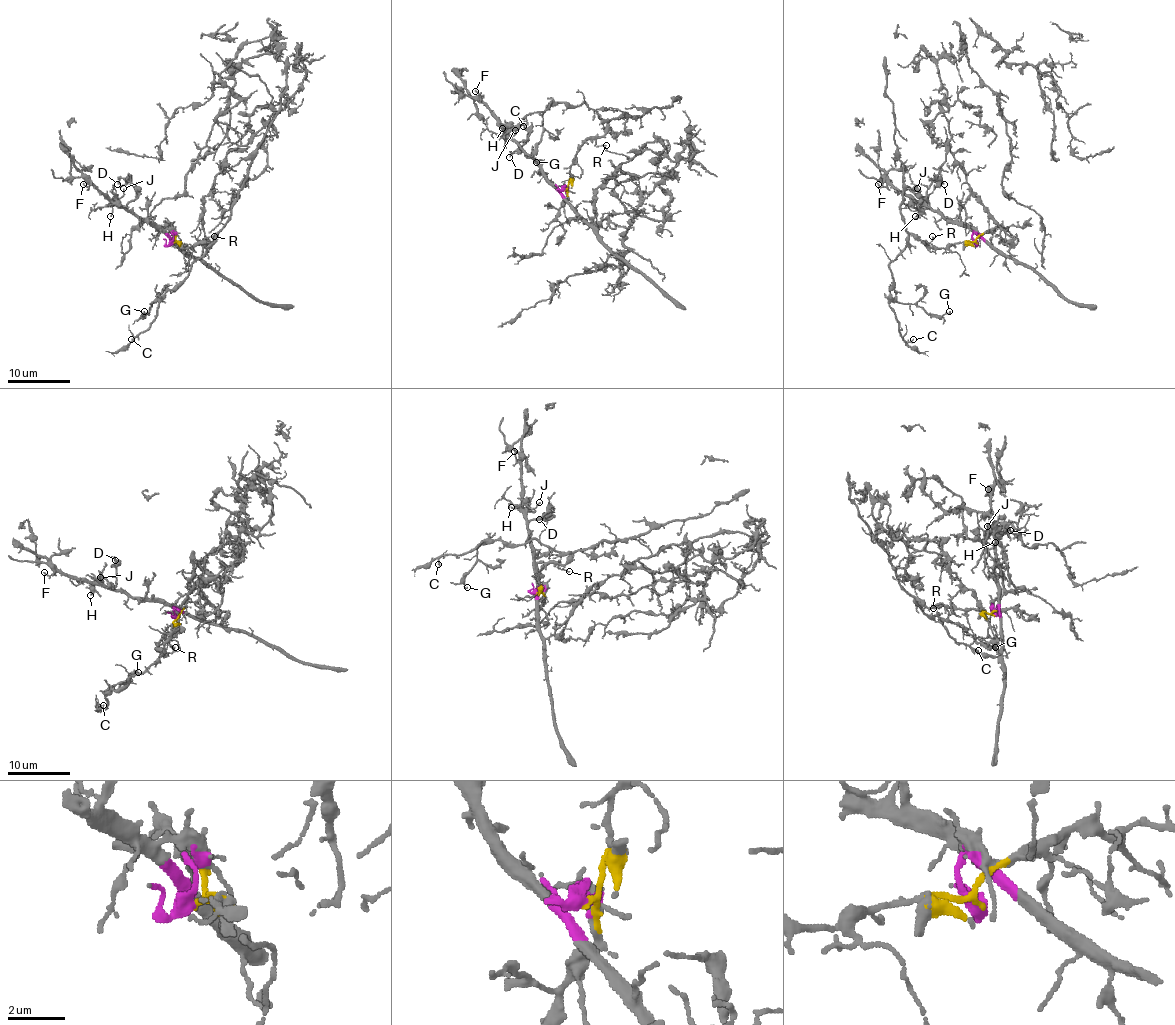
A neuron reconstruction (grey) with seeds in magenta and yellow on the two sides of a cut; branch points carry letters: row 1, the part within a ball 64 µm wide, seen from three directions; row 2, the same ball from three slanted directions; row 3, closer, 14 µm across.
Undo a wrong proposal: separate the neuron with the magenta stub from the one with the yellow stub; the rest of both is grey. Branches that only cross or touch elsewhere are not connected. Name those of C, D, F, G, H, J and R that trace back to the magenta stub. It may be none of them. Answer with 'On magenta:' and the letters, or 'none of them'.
On magenta: D, F, H, J

